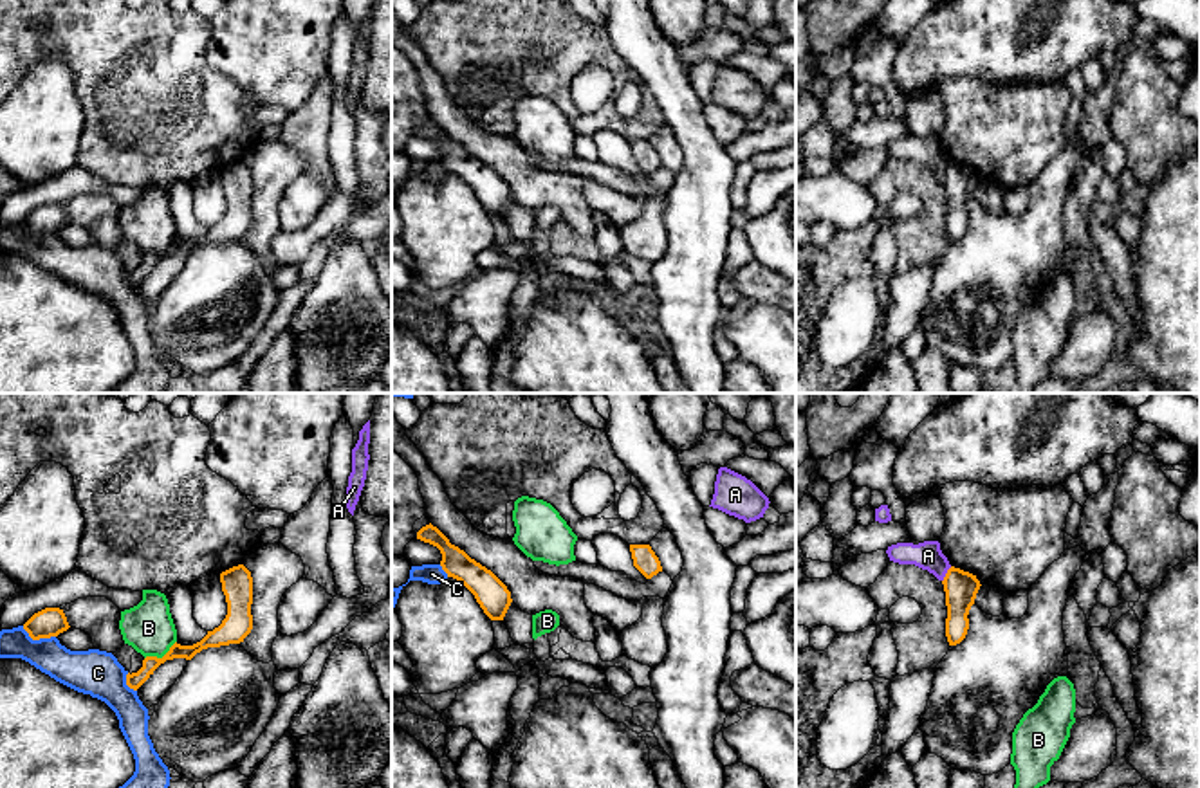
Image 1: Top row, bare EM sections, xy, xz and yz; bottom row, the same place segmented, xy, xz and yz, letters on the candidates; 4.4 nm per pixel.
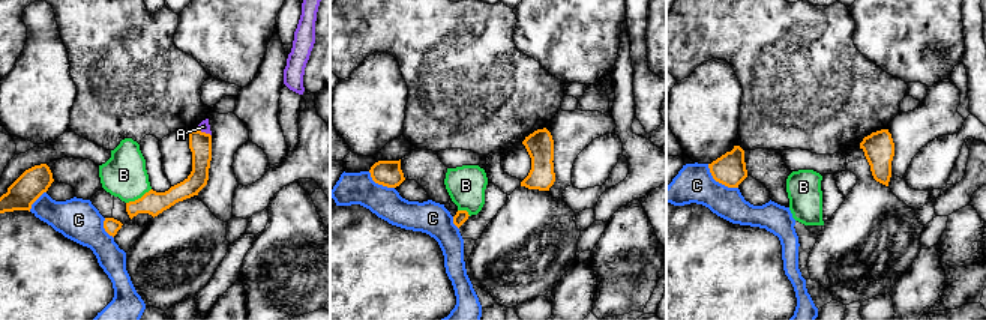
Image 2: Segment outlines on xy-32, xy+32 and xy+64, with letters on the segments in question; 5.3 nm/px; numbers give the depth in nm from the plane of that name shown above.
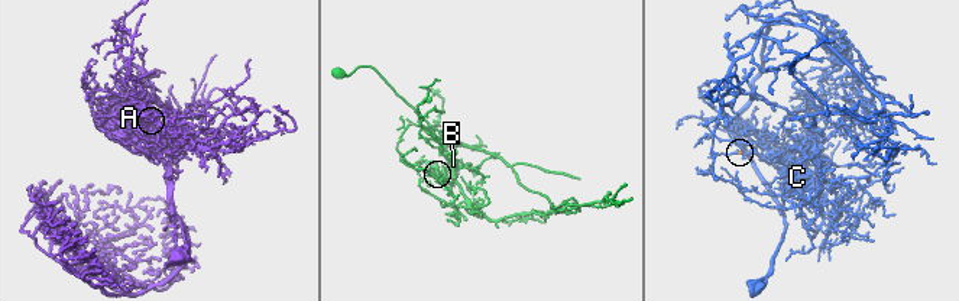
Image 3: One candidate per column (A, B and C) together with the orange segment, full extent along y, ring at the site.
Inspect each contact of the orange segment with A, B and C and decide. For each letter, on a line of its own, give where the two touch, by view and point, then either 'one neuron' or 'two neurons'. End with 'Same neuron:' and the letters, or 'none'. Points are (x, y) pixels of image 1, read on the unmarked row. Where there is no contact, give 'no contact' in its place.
A: contact yz (946, 170); two neurons
B: contact xy (163, 253); two neurons
C: contact xy (38, 235); two neurons
Same neuron: none

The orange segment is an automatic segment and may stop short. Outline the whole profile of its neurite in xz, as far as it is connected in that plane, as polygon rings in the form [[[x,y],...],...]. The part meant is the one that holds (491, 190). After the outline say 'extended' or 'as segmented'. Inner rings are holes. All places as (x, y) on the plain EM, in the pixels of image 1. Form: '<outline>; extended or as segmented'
[[[431,119],[417,128],[417,135],[440,146],[442,166],[448,173],[460,177],[475,191],[476,198],[491,216],[503,216],[512,195],[507,182],[491,166],[451,141]]]; as segmented

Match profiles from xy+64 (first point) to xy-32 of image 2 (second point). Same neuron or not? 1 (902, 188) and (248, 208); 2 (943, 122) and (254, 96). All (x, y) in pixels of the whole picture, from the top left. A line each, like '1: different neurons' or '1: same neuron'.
1: same neuron
2: different neurons

